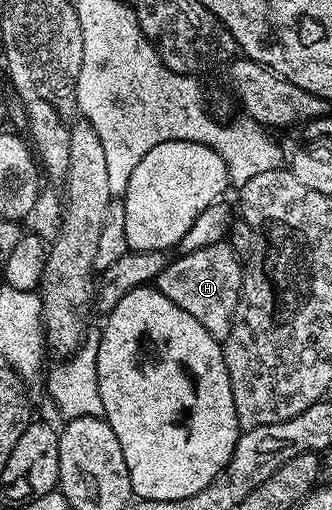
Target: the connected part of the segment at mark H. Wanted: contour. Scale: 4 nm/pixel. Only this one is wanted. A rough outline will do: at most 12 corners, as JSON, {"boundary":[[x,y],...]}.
{"boundary":[[228,241],[170,261],[155,286],[218,340],[243,262]]}

